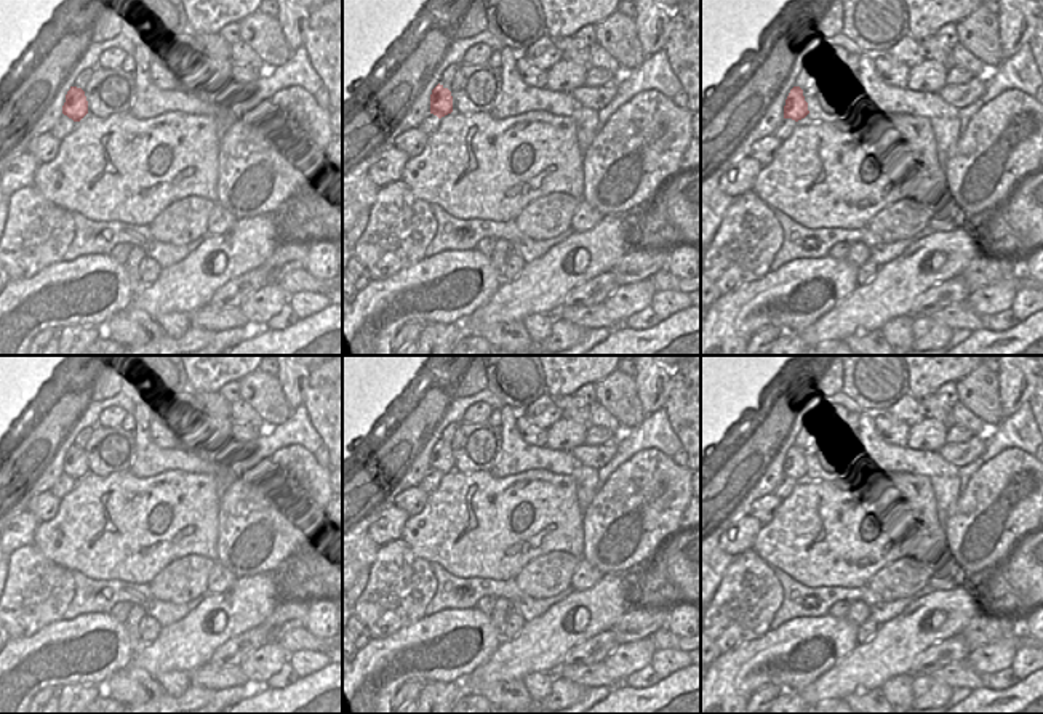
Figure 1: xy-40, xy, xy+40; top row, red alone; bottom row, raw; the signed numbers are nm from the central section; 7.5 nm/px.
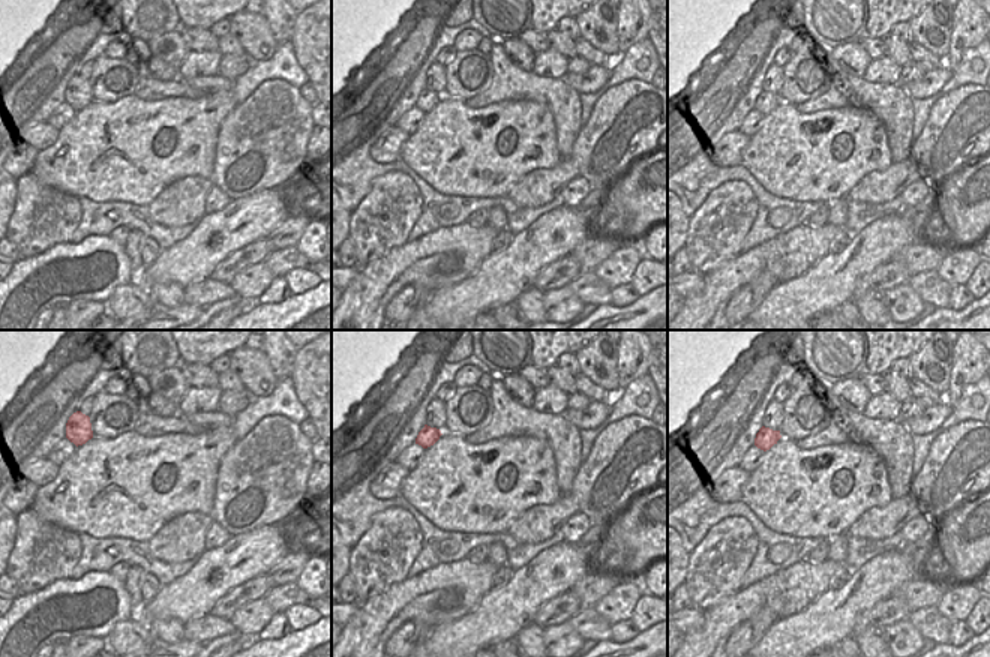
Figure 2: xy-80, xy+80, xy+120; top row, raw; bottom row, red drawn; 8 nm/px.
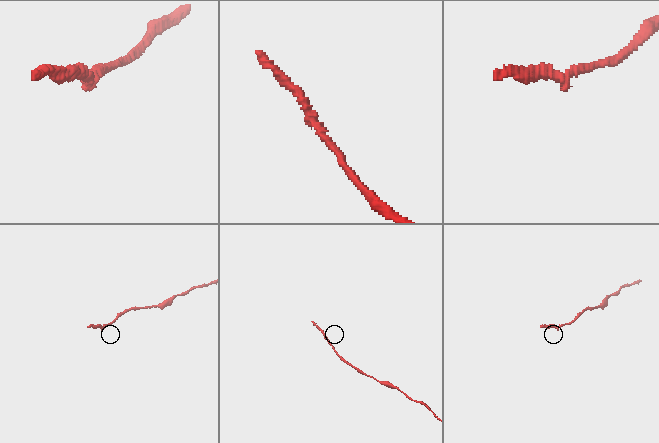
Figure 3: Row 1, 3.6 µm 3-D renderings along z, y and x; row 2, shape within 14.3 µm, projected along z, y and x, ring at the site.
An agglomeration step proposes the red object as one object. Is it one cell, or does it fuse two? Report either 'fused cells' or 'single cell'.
fused cells

